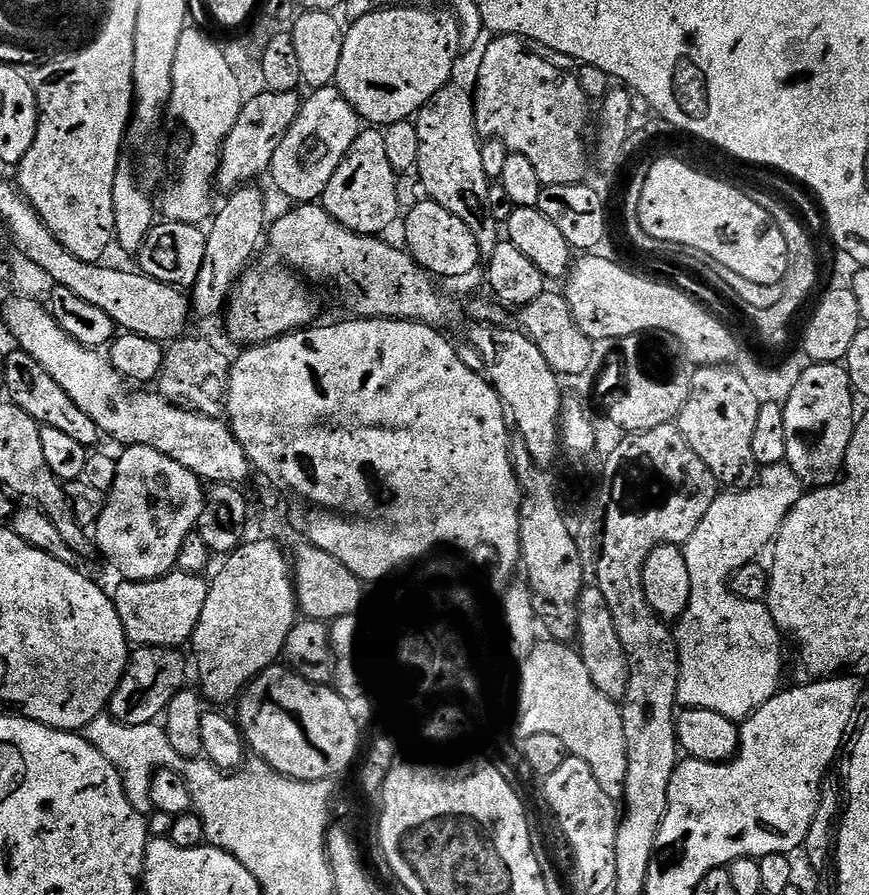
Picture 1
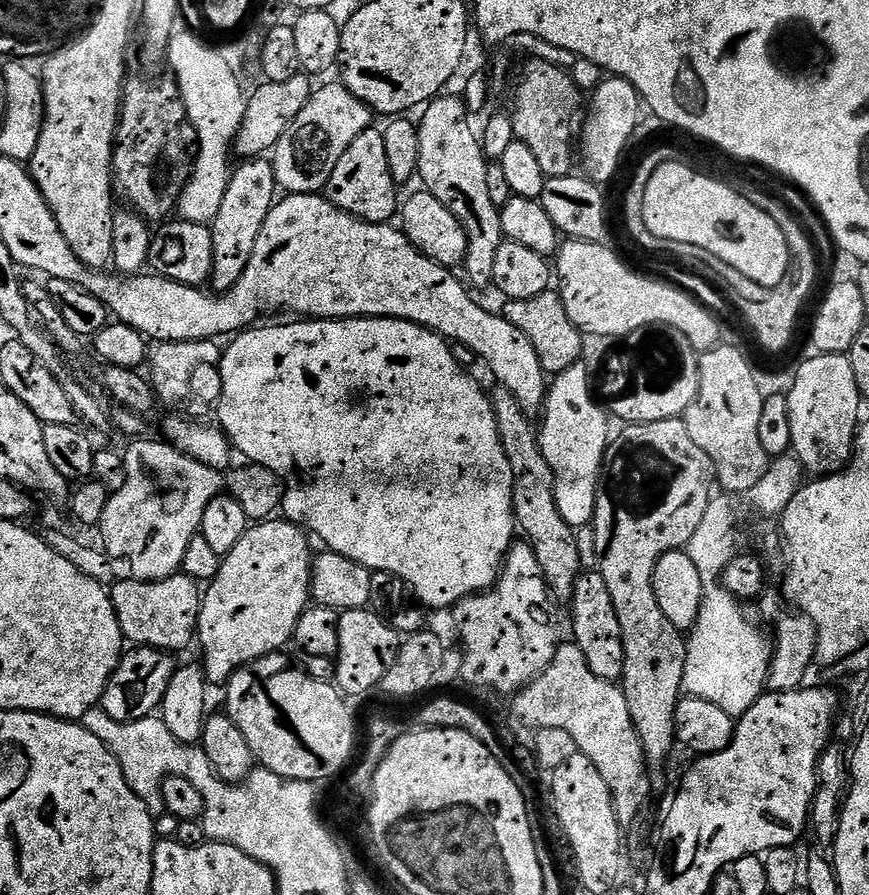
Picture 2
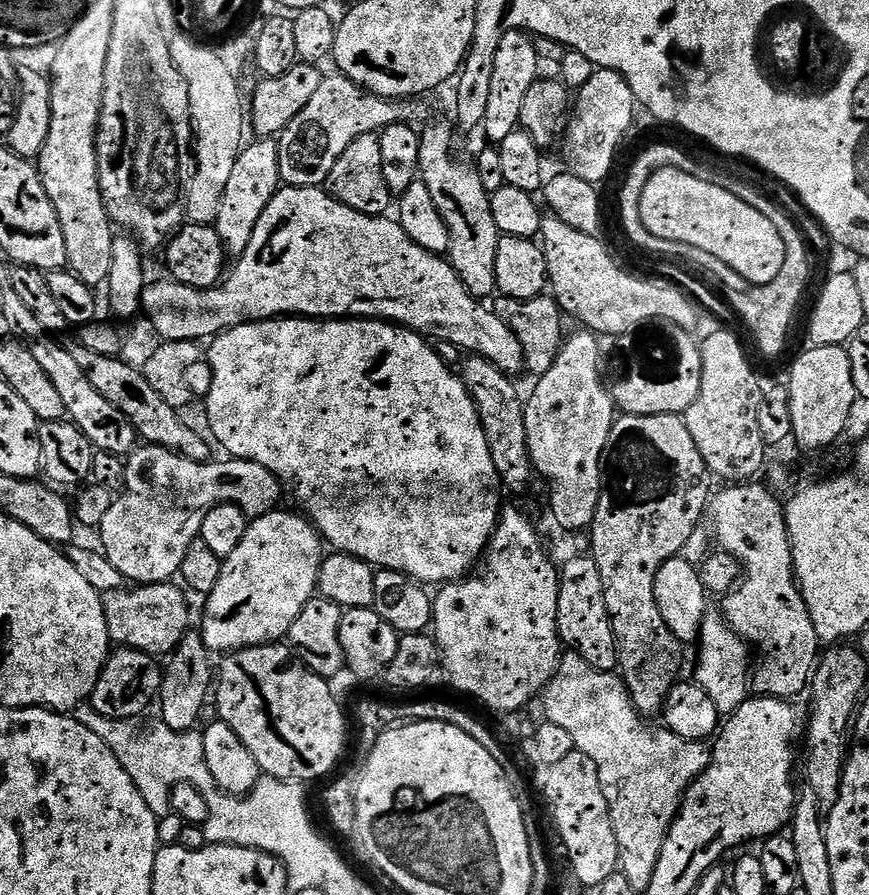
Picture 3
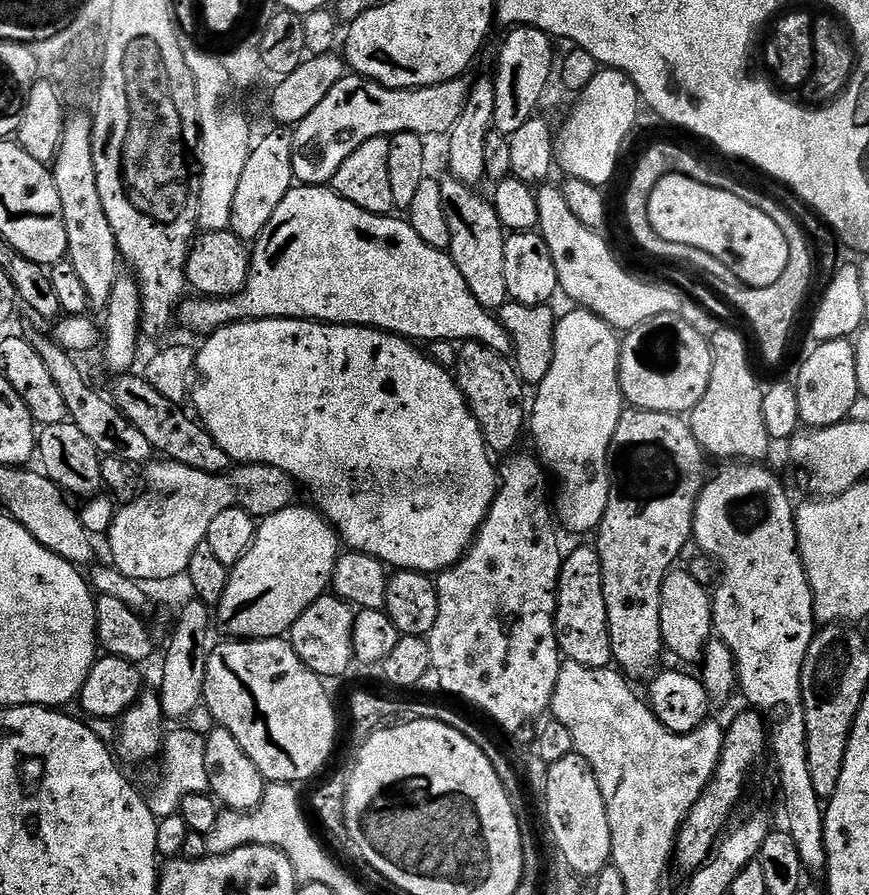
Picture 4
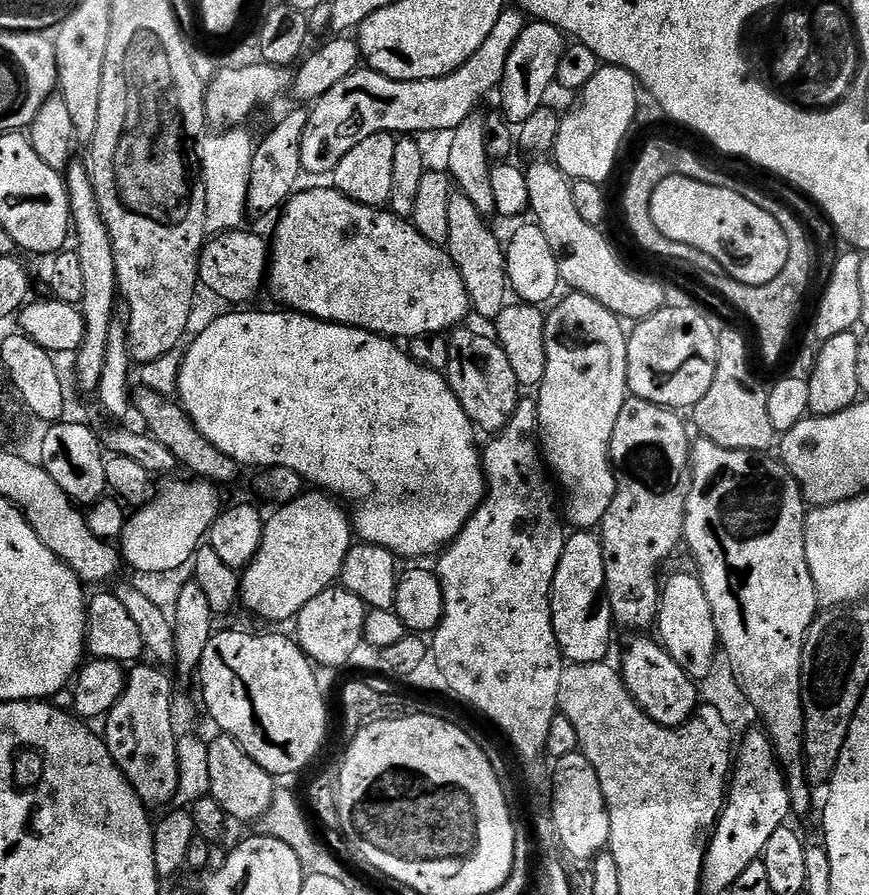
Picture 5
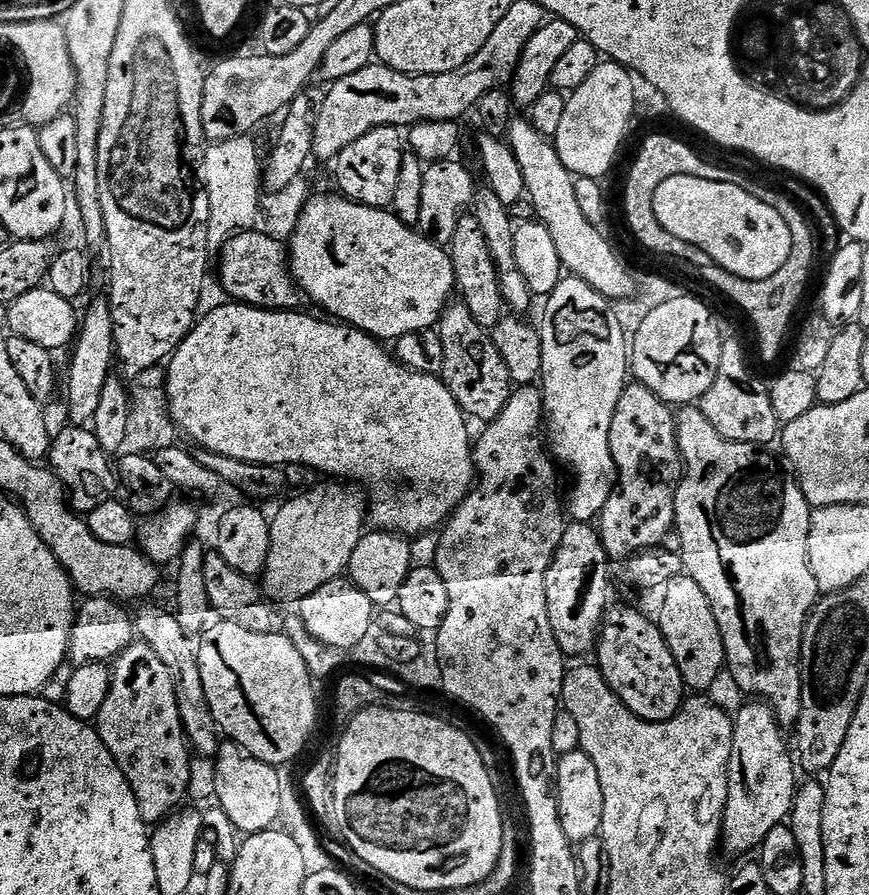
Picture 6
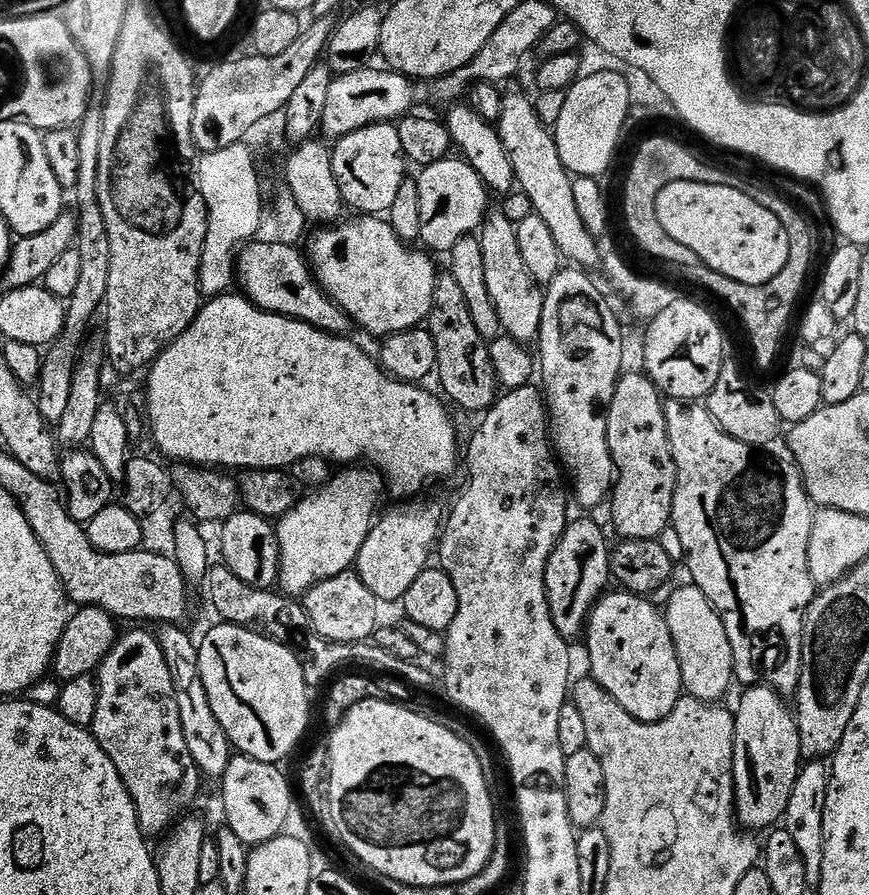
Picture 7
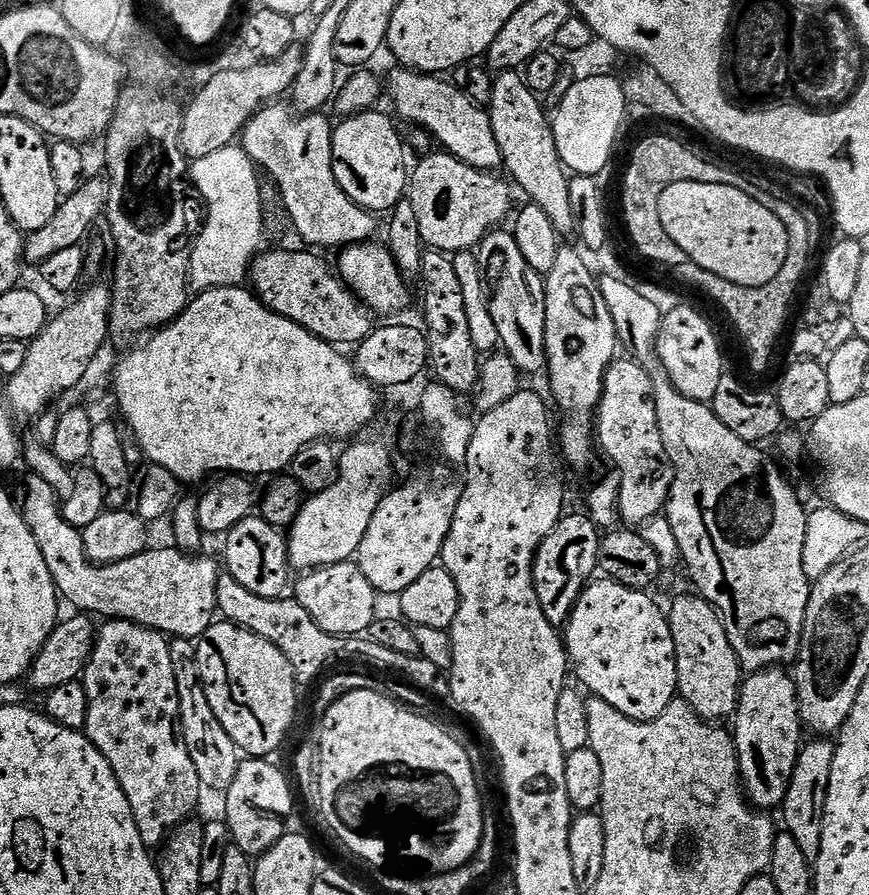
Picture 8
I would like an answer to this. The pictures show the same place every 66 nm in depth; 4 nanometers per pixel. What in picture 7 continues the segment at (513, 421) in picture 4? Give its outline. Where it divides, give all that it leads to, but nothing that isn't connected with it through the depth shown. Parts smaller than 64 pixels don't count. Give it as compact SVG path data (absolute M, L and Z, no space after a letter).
M451 274L437 275L434 302L426 327L434 338L434 346L438 346L435 375L440 376L440 384L445 392L443 395L468 412L487 412L498 399L498 381L494 362L490 358L489 341L478 334L478 326L474 326L474 318L470 318L462 289Z

